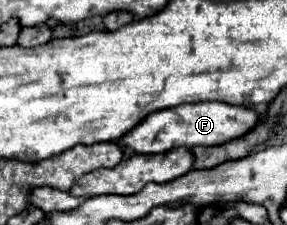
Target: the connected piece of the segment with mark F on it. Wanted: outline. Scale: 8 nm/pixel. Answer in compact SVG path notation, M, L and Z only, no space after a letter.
M198 102L198 104L182 104L178 108L158 110L146 120L142 120L132 132L128 132L120 144L130 146L132 150L143 154L162 154L172 148L193 148L195 146L218 146L236 136L244 136L258 124L260 116L246 106L230 106L222 102Z

